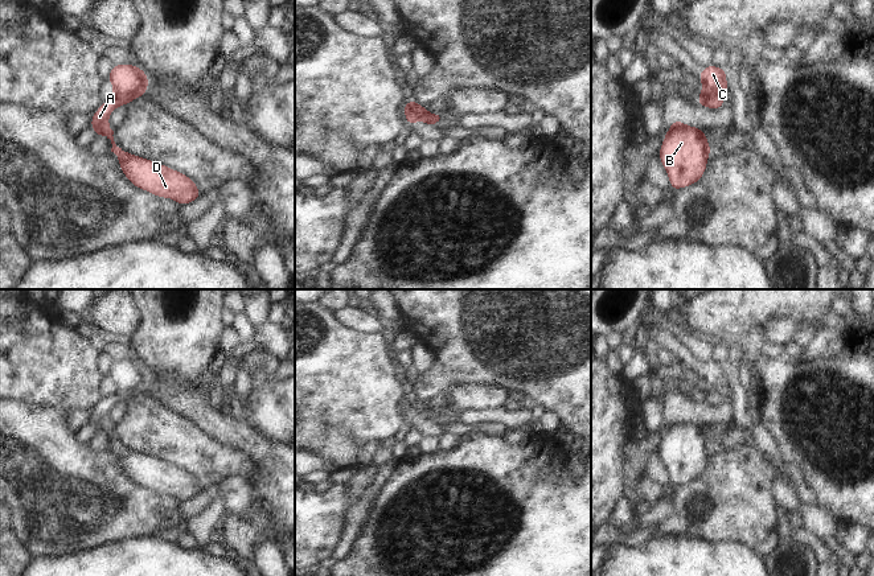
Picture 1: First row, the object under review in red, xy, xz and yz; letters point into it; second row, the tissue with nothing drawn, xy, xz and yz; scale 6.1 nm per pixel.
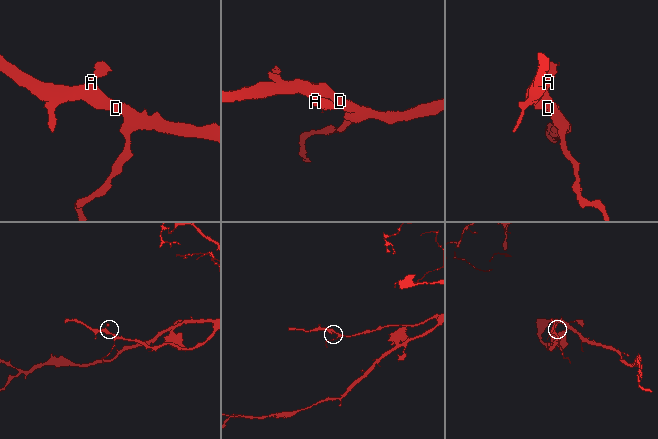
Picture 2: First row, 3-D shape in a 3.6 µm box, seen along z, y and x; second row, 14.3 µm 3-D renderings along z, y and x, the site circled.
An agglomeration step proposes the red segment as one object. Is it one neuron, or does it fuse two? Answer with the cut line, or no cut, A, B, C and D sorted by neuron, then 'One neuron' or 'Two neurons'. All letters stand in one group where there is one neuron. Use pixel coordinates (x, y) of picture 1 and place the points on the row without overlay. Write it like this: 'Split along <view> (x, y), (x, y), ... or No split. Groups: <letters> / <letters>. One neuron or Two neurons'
Split along yz (721, 394), (712, 393), (698, 398). Groups: A B D / C. Two neurons

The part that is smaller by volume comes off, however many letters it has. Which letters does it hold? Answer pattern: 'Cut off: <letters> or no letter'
Cut off: C

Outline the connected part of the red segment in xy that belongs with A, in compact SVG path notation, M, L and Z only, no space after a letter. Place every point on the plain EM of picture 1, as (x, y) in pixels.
M116 394L104 396L91 411L90 424L95 427L95 432L106 432L111 436L111 448L116 450L119 462L132 482L159 494L172 494L179 502L198 495L202 489L193 474L160 458L128 449L115 440L108 412L119 402L122 398Z

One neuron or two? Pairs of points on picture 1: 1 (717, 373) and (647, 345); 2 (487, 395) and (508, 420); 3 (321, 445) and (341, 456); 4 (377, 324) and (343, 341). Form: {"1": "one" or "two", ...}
{"1": "two", "2": "two", "3": "one", "4": "two"}

